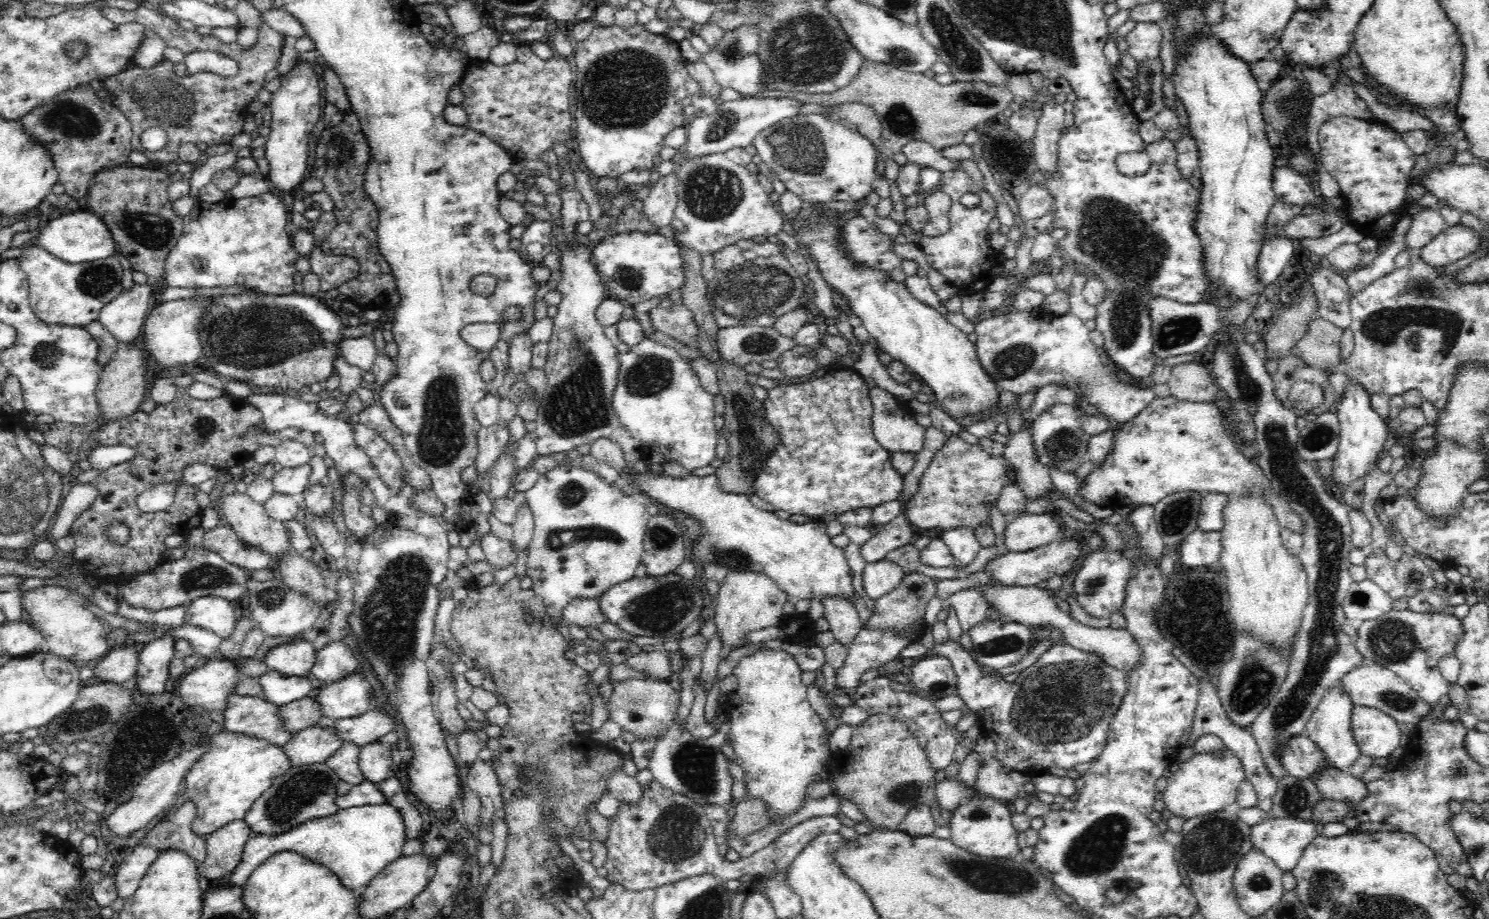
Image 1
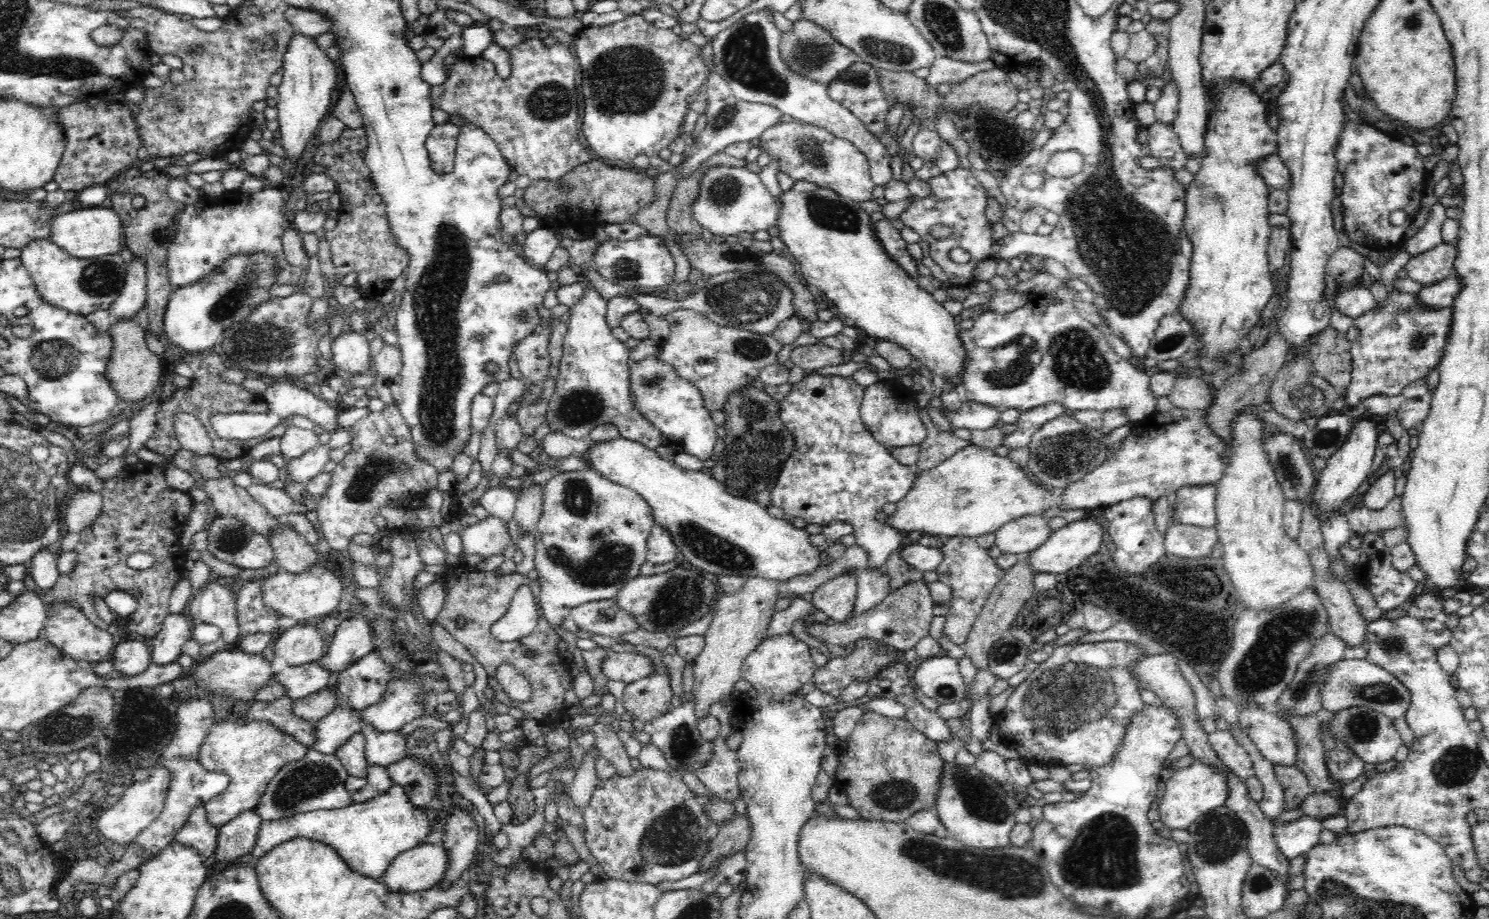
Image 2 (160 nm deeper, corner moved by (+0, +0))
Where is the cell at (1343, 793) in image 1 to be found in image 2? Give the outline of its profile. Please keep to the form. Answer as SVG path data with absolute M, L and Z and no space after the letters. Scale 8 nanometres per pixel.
M1322 708L1308 717L1290 716L1289 723L1296 741L1296 768L1307 776L1314 793L1330 793L1339 797L1342 786L1329 777L1320 725L1329 715Z

